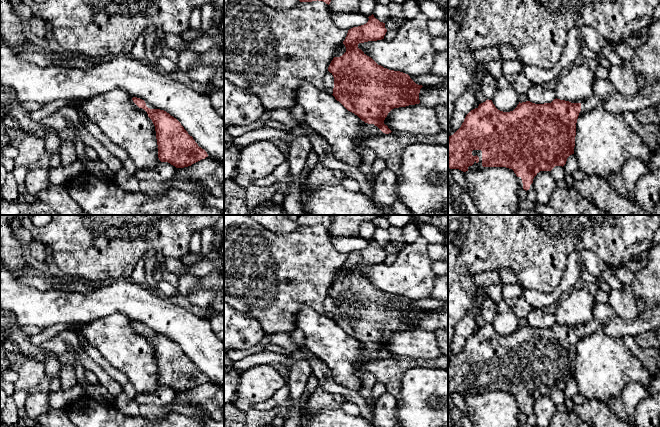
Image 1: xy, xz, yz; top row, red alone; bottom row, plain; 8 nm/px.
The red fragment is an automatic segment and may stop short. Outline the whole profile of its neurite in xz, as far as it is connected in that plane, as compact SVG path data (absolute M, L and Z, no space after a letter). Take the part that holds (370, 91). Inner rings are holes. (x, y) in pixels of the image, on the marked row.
M373 14L368 18L366 24L348 30L343 41L346 52L340 57L334 57L328 67L328 71L334 77L332 95L348 111L354 113L366 123L360 131L362 137L391 133L392 131L384 124L388 113L394 108L419 104L419 93L423 87L416 84L408 74L378 65L358 48L359 43L384 39L387 32L385 23L380 22Z

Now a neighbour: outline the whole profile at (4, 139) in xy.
M0 110L0 156L3 155L4 148L11 145L7 135L7 127L4 124L5 114Z

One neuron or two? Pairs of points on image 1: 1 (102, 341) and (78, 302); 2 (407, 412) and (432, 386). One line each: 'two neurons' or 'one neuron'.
1: two neurons
2: one neuron

